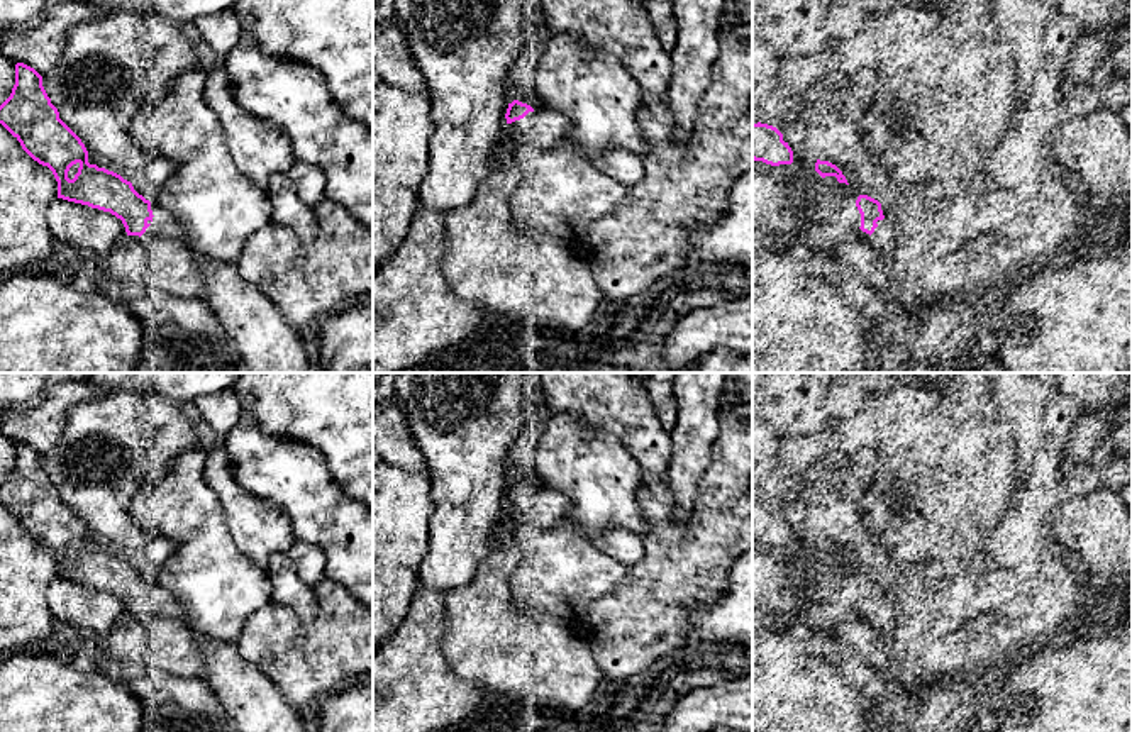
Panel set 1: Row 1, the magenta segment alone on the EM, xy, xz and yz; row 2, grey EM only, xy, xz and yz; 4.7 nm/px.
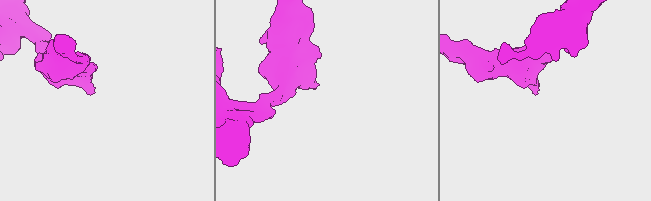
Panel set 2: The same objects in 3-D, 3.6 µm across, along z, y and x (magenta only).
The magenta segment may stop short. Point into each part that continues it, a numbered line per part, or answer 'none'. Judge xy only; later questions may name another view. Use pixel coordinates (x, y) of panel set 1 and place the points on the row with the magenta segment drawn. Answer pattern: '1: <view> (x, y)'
1: xy (255, 326)

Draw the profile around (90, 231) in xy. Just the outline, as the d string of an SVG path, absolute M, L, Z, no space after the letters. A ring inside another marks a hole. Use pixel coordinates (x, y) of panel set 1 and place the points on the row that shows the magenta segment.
M58 197L51 202L46 219L58 244L95 259L103 258L127 236L122 220L110 212Z

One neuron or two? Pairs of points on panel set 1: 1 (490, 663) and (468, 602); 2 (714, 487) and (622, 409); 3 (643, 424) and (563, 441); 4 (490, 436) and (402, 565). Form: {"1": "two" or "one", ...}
{"1": "one", "2": "two", "3": "two", "4": "two"}

